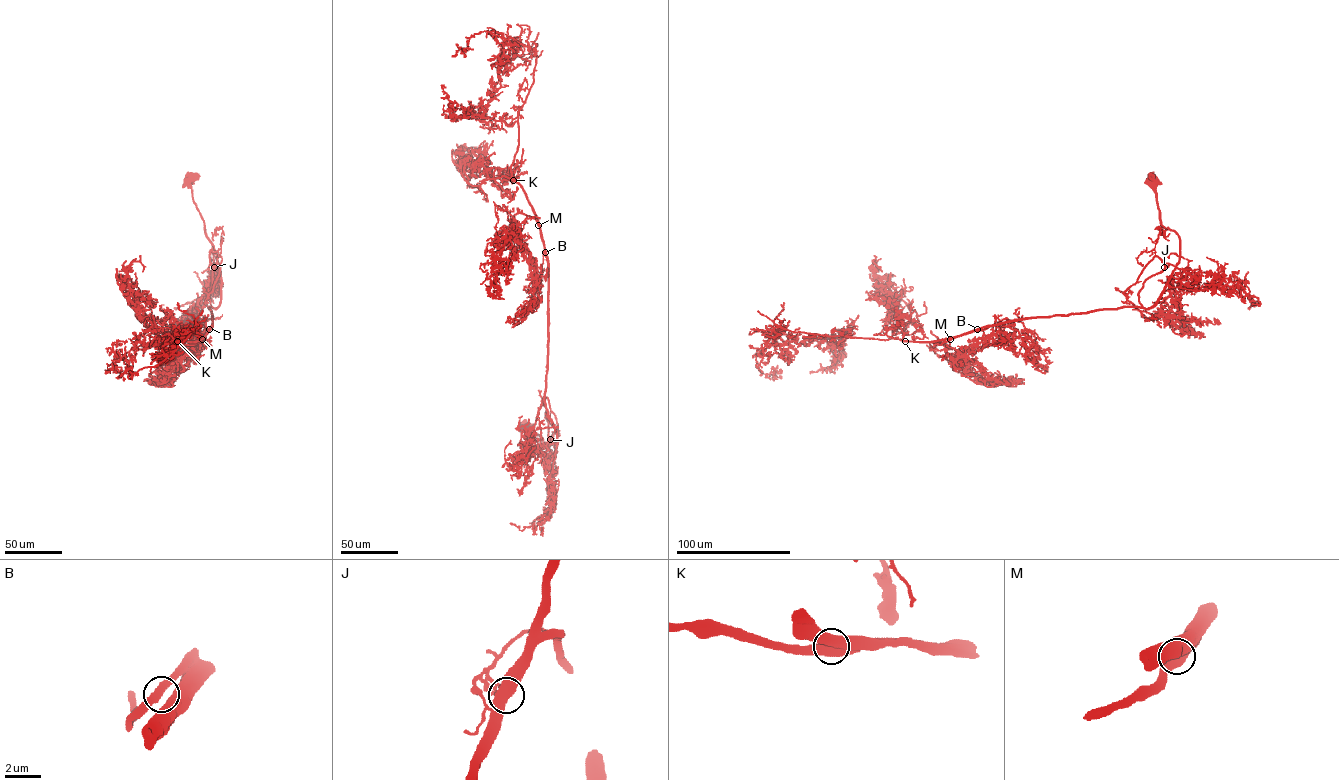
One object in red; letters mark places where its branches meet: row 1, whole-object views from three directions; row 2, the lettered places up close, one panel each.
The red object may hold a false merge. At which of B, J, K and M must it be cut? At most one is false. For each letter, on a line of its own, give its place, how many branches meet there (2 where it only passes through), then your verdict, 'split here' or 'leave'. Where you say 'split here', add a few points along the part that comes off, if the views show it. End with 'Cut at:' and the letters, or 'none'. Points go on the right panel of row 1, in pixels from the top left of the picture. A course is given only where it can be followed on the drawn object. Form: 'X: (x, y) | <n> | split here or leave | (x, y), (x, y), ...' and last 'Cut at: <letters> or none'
B: (977, 329) | 2 | leave
J: (1164, 267) | 2 | leave
K: (905, 341) | 2 | leave
M: (950, 339) | 2 | leave
Cut at: none

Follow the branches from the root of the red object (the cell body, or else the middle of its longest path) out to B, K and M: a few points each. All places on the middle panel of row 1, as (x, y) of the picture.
B: (523, 426), (540, 436), (540, 450), (544, 454), (554, 452), (557, 432), (544, 400), (548, 288), (545, 252)
K: (523, 426), (540, 436), (544, 454), (554, 452), (557, 432), (544, 400), (546, 256), (535, 211), (513, 180)
M: (523, 426), (540, 436), (540, 450), (544, 454), (554, 452), (557, 432), (544, 400), (548, 267), (538, 225)

